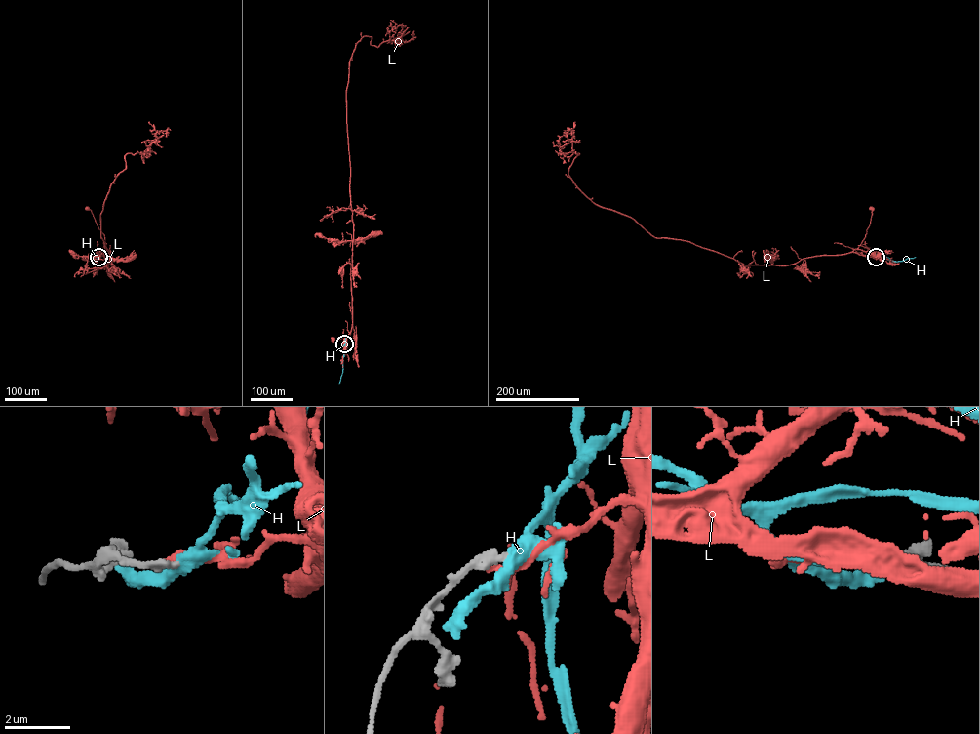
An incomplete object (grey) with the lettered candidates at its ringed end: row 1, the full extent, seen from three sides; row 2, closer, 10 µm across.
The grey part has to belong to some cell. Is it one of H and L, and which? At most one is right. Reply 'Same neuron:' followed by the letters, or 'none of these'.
Same neuron: none of these

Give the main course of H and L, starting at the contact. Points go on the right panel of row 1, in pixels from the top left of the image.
H: (876, 257), (883, 256), (898, 262), (915, 257)
L: (876, 257), (853, 251), (865, 236), (871, 209)

